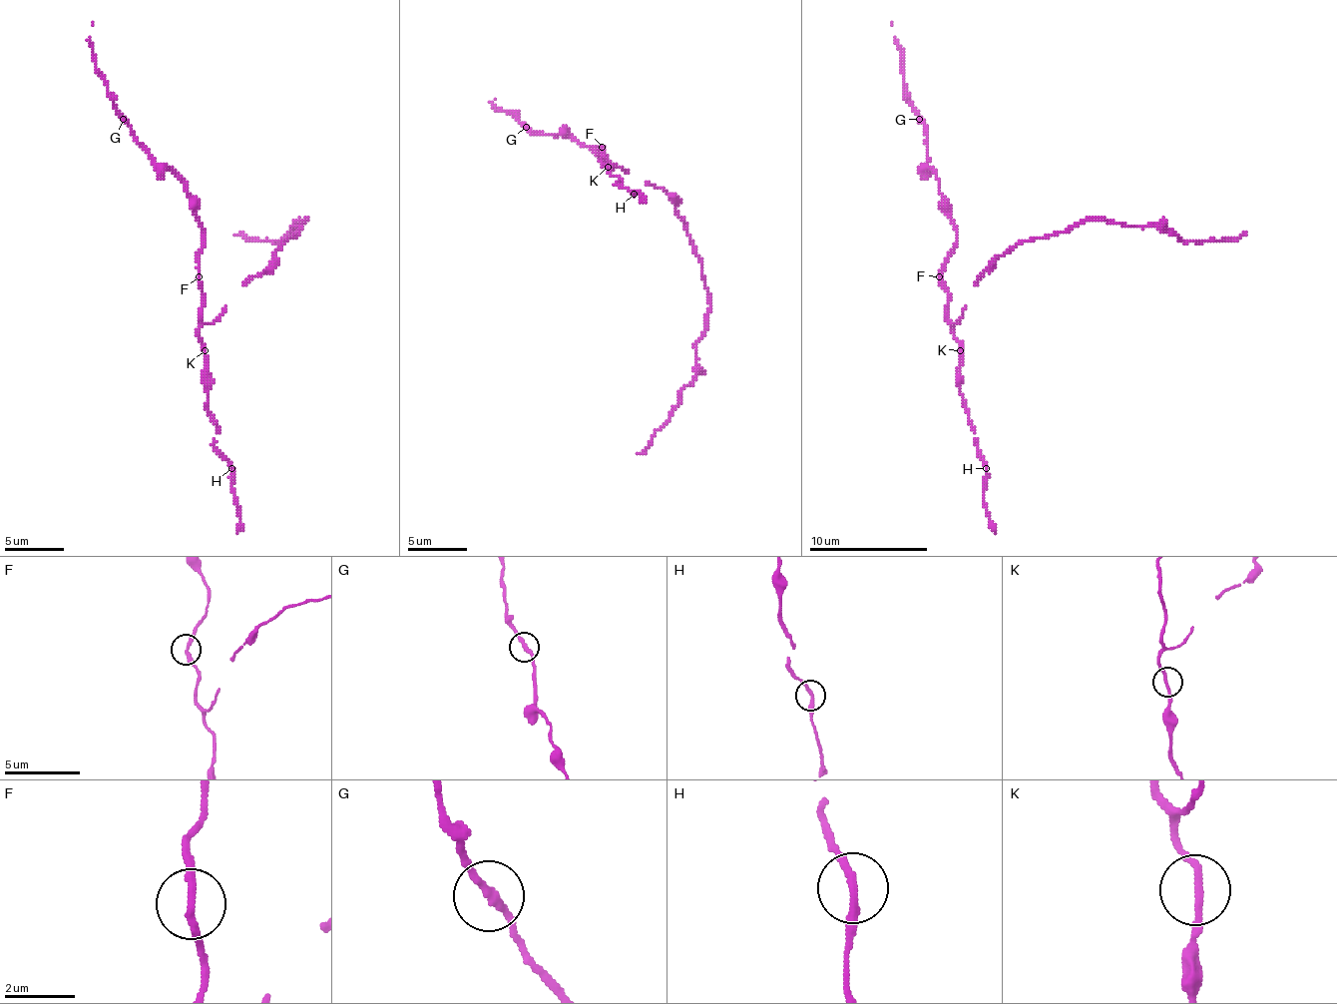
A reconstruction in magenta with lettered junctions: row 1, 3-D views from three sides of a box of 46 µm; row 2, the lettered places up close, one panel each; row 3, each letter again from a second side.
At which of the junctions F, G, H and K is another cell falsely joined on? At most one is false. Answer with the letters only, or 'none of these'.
none of these

